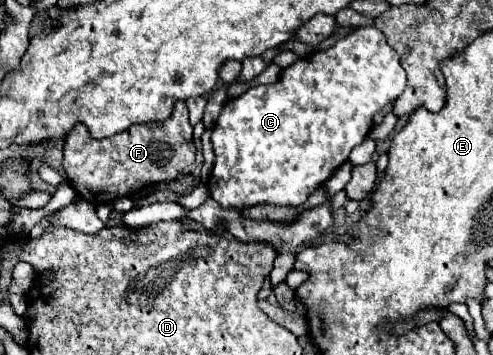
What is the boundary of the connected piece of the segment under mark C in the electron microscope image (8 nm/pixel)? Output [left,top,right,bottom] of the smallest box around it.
[206,25,406,209]

